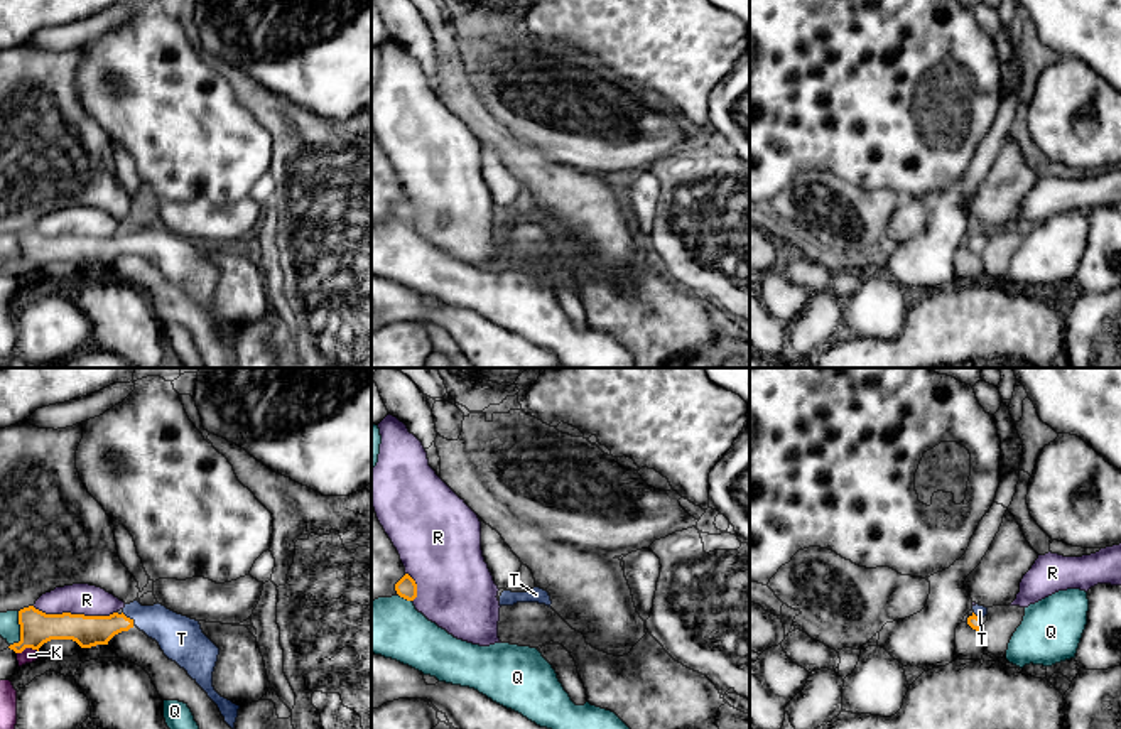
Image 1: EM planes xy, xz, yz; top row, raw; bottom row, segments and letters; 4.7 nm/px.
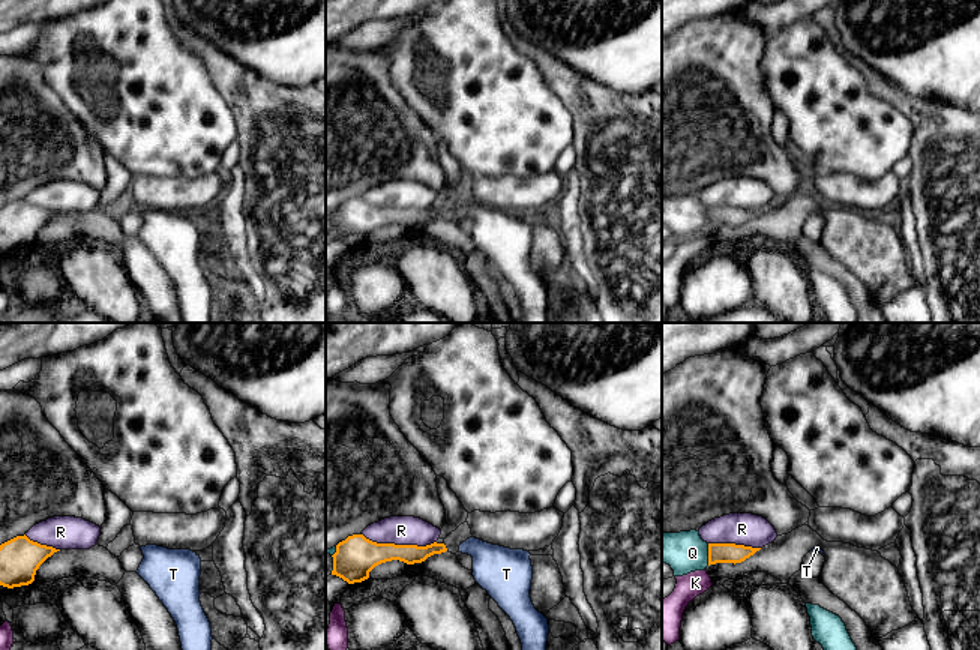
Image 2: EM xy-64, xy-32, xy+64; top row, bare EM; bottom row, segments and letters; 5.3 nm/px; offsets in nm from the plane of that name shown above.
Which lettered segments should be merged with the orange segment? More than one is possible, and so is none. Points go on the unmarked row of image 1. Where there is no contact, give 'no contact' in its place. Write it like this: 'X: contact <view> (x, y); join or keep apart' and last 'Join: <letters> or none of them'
K: contact xy (27, 269); keep apart
Q: contact xz (406, 220); keep apart
R: contact xy (75, 237); keep apart
T: contact xy (129, 240); join
Join: T

